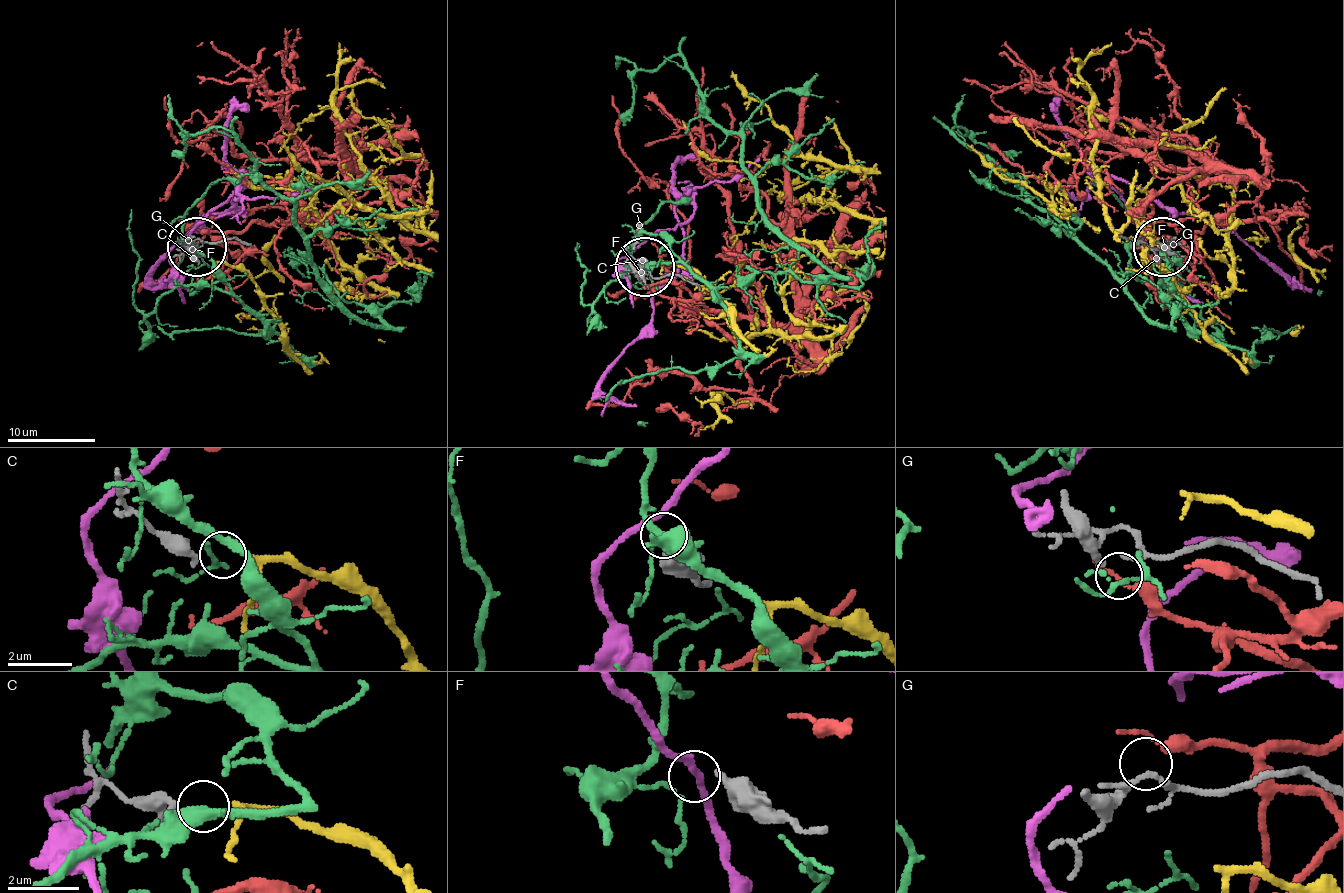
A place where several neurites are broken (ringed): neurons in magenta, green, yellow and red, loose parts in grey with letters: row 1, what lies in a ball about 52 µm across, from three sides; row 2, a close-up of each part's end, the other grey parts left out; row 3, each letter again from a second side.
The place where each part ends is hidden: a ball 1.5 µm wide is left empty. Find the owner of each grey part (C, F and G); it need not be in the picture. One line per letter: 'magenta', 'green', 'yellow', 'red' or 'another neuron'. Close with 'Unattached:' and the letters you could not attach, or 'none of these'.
C: yellow
F: magenta
G: red
Unattached: none of these

